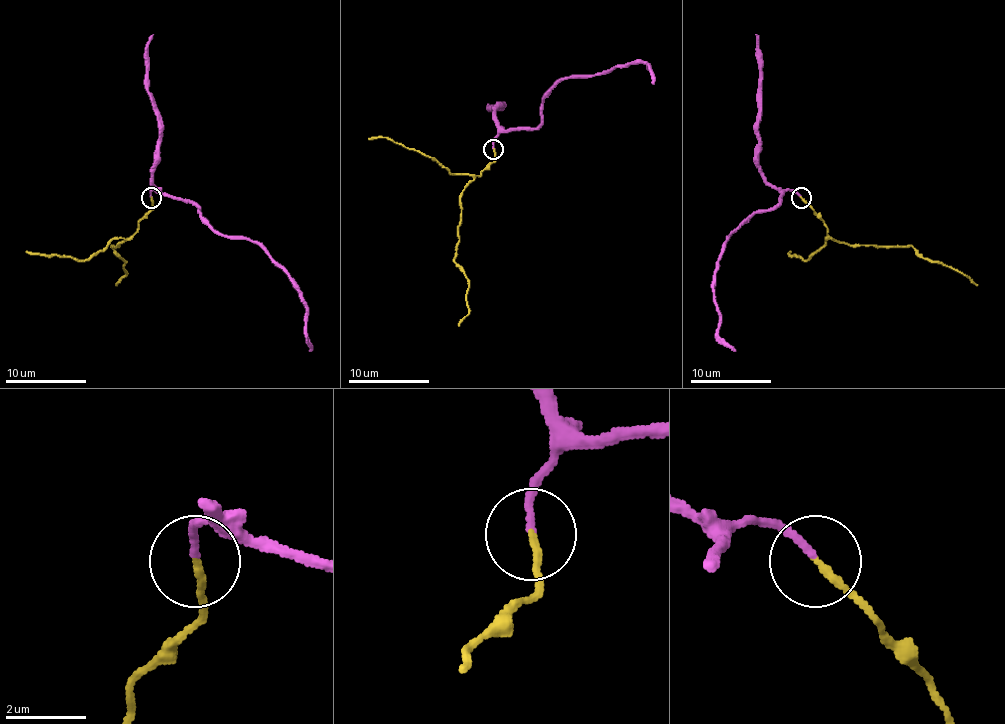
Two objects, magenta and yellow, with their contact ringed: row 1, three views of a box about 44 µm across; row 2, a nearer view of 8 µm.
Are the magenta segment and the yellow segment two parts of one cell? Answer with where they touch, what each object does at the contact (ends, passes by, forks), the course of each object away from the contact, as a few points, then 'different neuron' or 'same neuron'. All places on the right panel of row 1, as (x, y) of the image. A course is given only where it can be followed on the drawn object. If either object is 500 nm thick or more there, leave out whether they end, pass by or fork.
at (801, 198); magenta ends there; yellow ends there; magenta runs (800, 197), (788, 189), (774, 207), (752, 213), (726, 241), (716, 270), (714, 294), (718, 334), (736, 350); yellow runs (800, 197), (824, 223), (826, 233), (842, 243), (911, 245), (933, 262), (965, 274), (977, 286); same neuron

